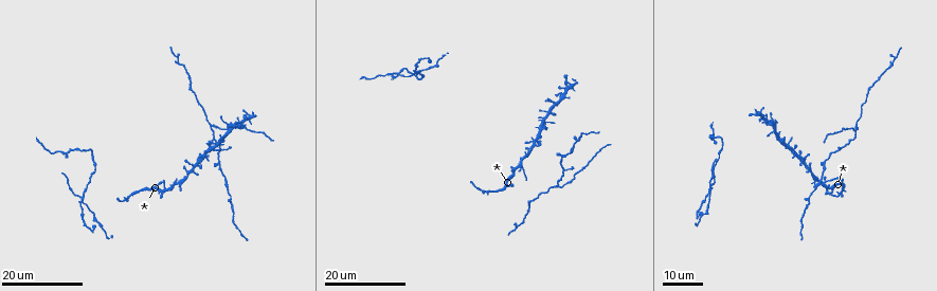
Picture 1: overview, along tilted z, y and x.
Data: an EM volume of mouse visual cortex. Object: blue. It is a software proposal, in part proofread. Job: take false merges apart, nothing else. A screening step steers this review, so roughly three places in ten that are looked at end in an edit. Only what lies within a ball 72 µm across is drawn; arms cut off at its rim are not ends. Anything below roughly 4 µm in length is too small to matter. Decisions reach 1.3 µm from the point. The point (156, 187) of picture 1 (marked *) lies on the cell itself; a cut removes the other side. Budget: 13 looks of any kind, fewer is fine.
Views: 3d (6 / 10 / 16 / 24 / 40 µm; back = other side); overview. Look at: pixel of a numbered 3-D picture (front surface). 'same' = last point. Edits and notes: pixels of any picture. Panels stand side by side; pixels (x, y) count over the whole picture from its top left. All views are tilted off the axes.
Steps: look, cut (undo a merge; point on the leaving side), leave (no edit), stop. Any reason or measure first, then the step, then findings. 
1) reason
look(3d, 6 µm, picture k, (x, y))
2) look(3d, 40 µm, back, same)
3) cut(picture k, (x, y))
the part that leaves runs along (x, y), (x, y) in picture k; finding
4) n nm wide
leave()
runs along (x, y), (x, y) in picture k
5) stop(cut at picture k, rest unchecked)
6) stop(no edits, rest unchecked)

four-way junction
look(3d, 16 µm, picture 1, (802, 160))

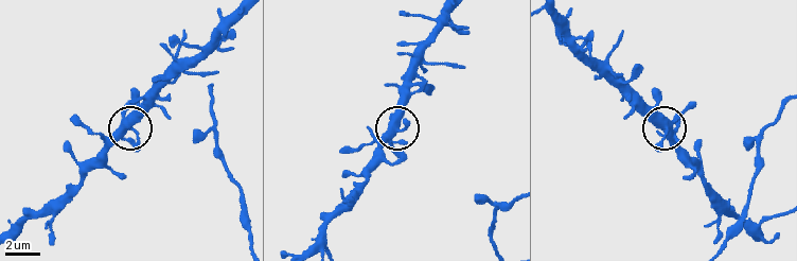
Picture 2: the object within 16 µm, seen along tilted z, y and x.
look(3d, 10 µm, picture 2, (669, 124))

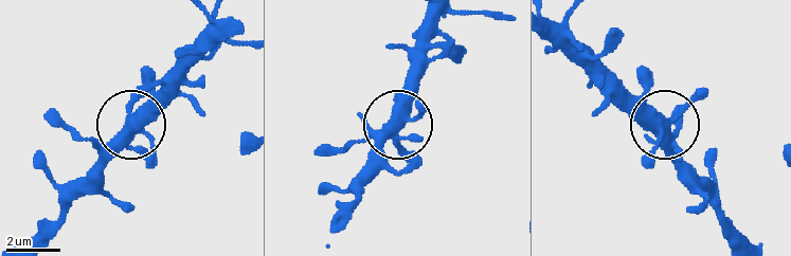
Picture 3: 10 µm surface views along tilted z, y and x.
leave()
continuous, no second cell

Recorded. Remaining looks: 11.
three arms meet
look(3d, 24 µm, picture 1, (824, 163))

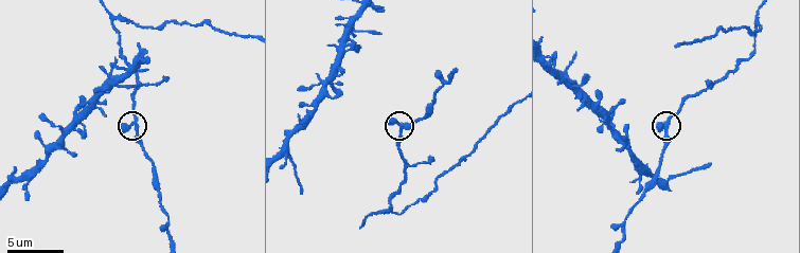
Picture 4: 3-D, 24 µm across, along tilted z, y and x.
look(3d, 6 µm, picture 4, (667, 123))

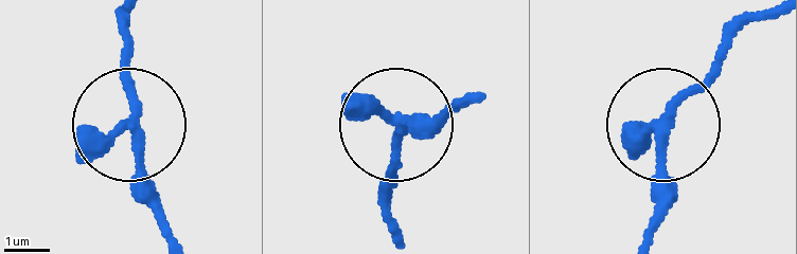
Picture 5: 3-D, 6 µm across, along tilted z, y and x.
3 arms
leave()
all the same cell

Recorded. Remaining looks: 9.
three-way junction
look(3d, 10 µm, picture 4, (114, 18))

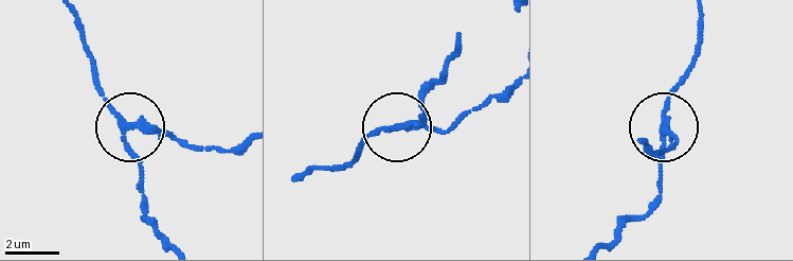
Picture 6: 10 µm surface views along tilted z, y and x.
cut(picture 6, (172, 133))
the part that leaves runs along (132, 127), (157, 127), (200, 149), (244, 146) in picture 6; two cells meet here

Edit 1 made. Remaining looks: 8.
redraw
look(overview)

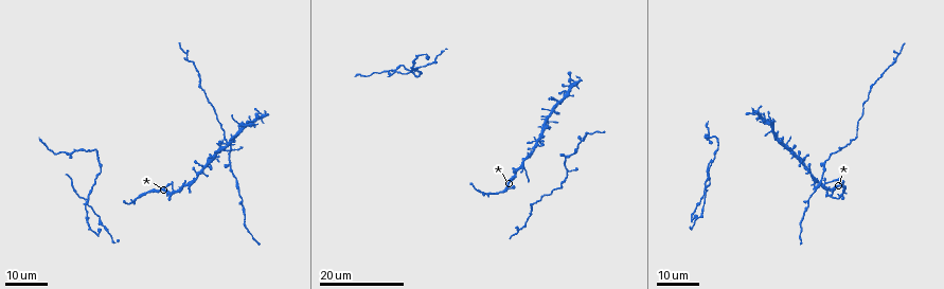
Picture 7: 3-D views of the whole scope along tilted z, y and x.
side arm on a straight run
look(3d, 24 µm, picture 7, (808, 205))

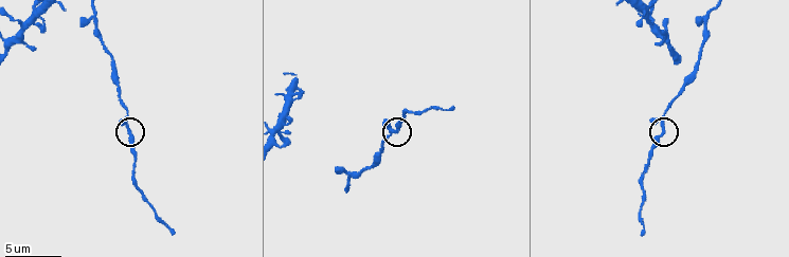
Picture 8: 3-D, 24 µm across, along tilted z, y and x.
closer look
look(3d, 10 µm, picture 8, (664, 126))

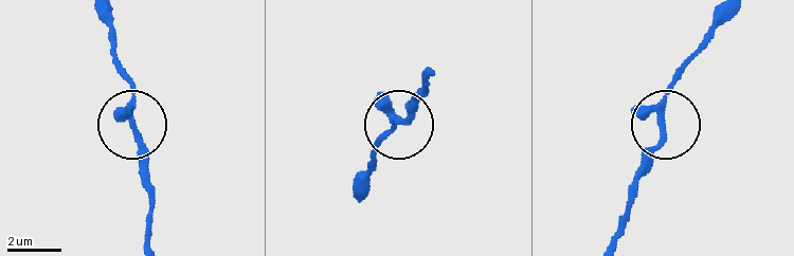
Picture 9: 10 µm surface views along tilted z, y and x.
210 nm wide
leave()
continuous, no second cell

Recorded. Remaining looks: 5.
look(3d, 16 µm, picture 7, (99, 171))

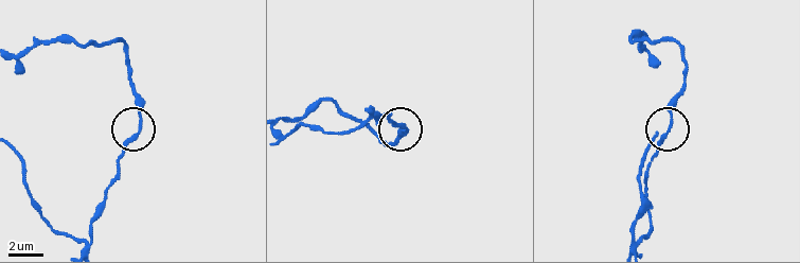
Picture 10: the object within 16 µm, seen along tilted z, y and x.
look(3d, 10 µm, picture 10, (141, 125))

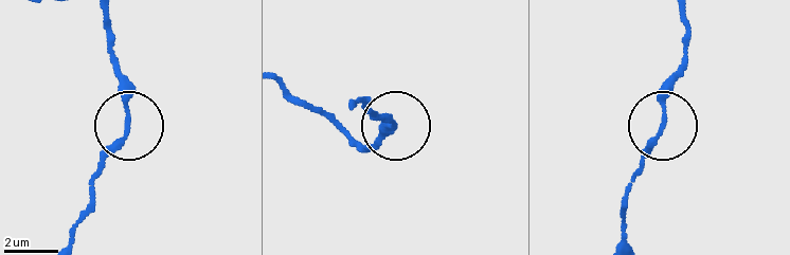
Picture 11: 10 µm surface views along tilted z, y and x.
leave()
all the same cell

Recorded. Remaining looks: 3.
four arms meet
look(3d, 24 µm, picture 7, (707, 188))

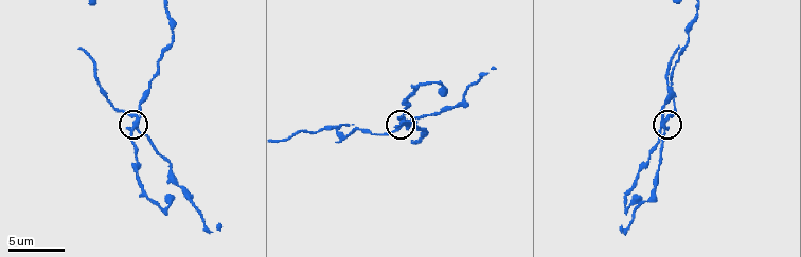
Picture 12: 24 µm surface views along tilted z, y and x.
look(3d, 6 µm, picture 12, (137, 129))

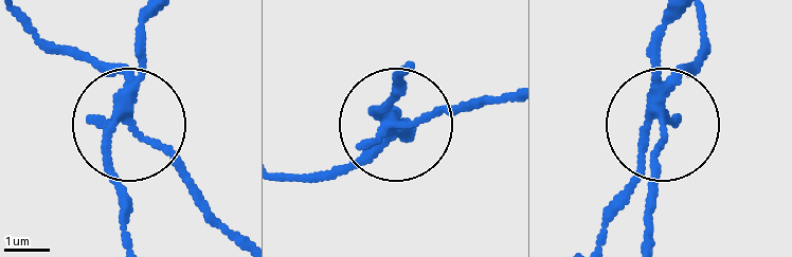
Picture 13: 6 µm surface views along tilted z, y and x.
210 nm wide
cut(picture 13, (82, 53))
the part that leaves runs along (131, 107), (144, 138), (238, 240) in picture 13; two cells meet here

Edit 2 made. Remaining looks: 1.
stop(cut at picture 6, cut at picture 13, rest unchecked)

